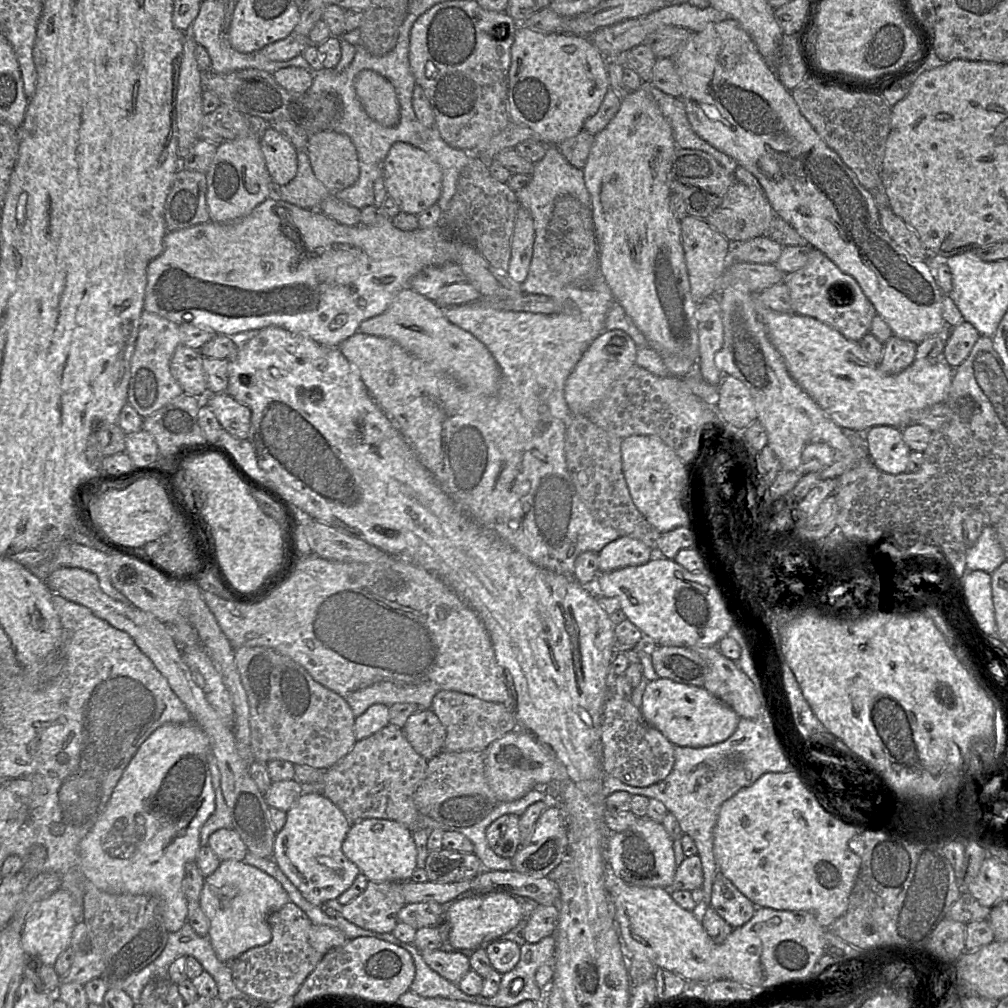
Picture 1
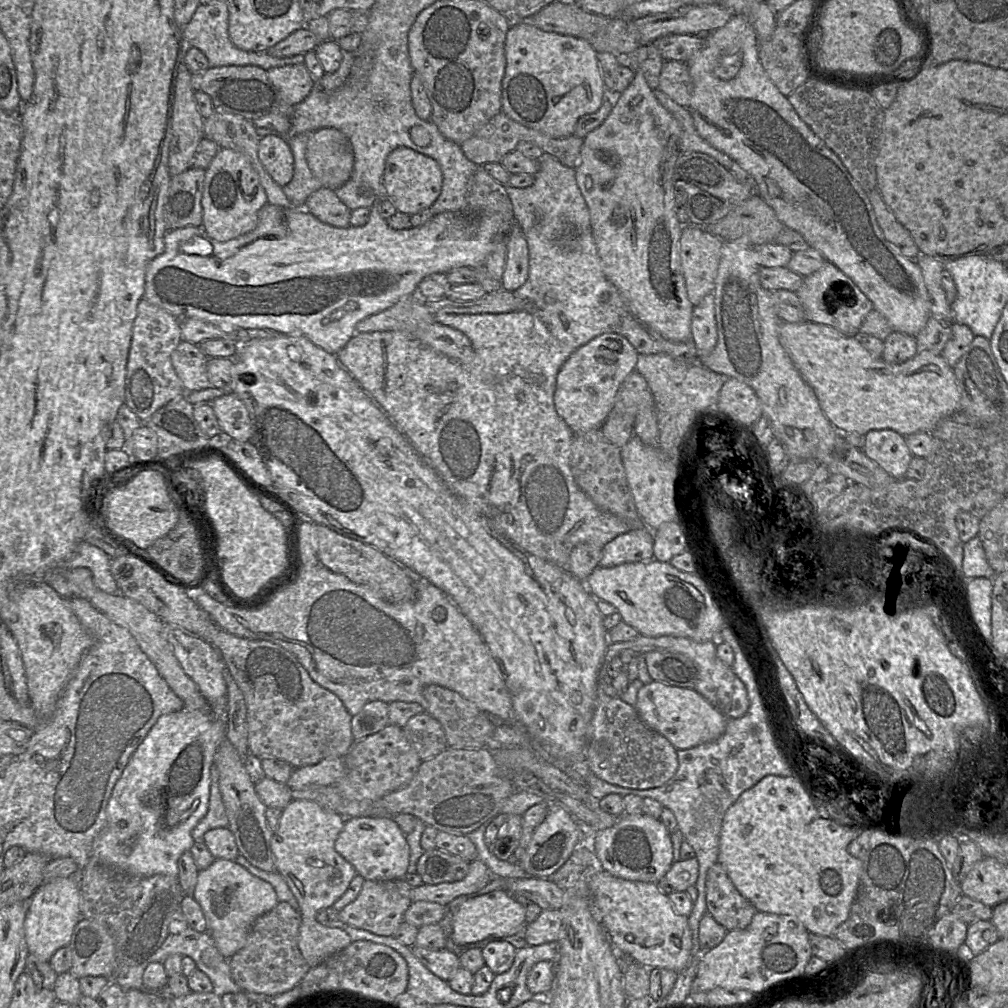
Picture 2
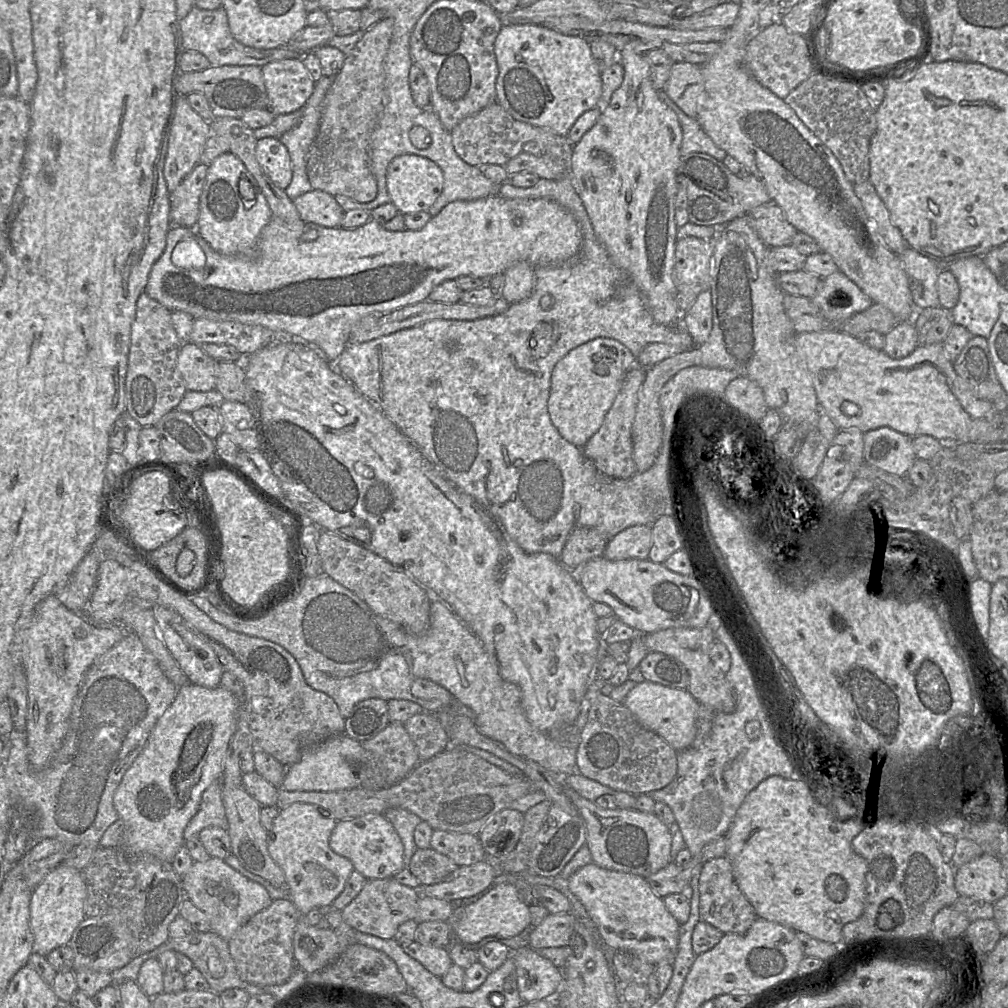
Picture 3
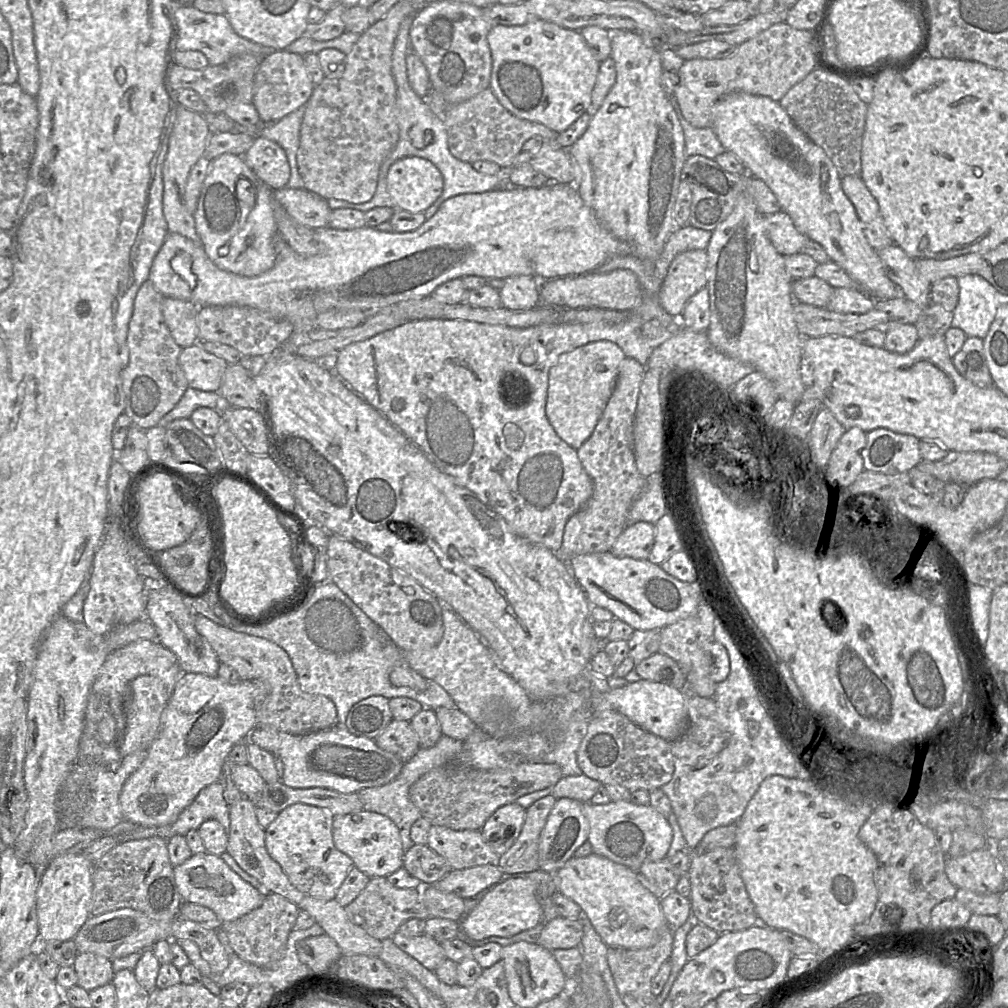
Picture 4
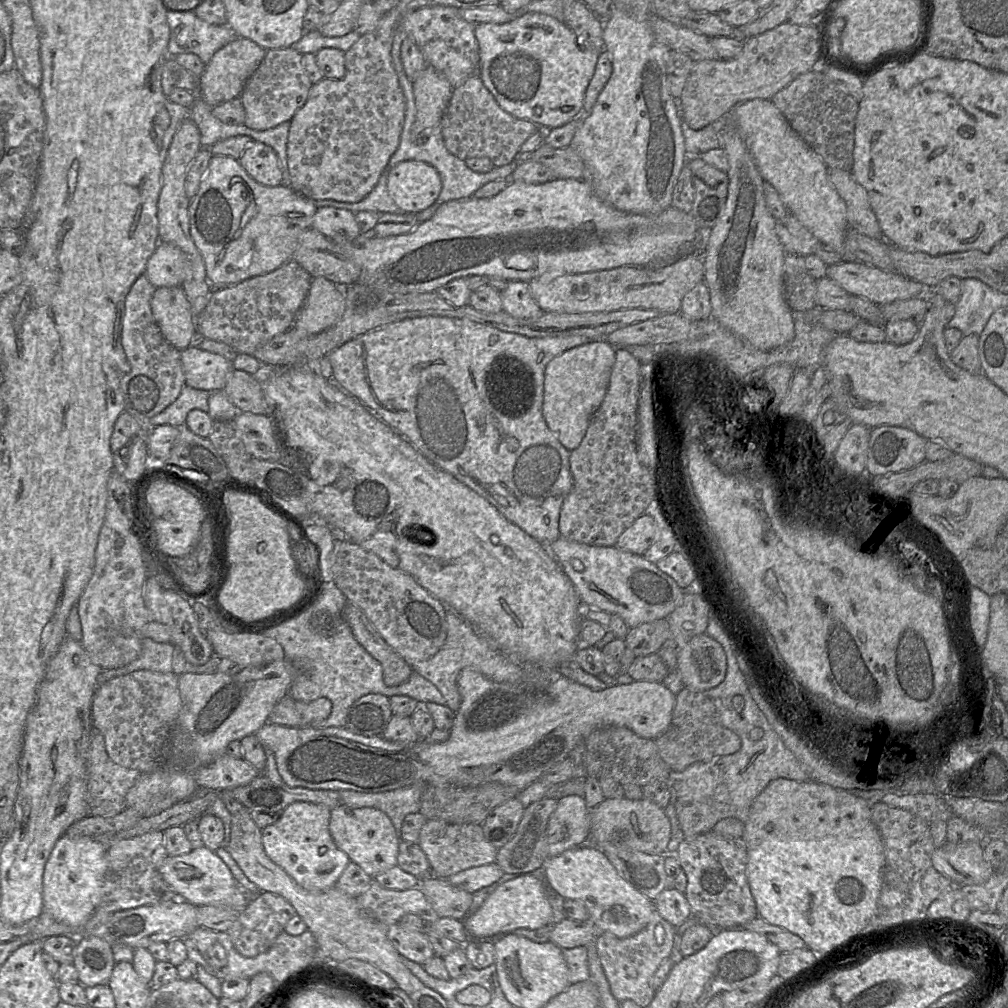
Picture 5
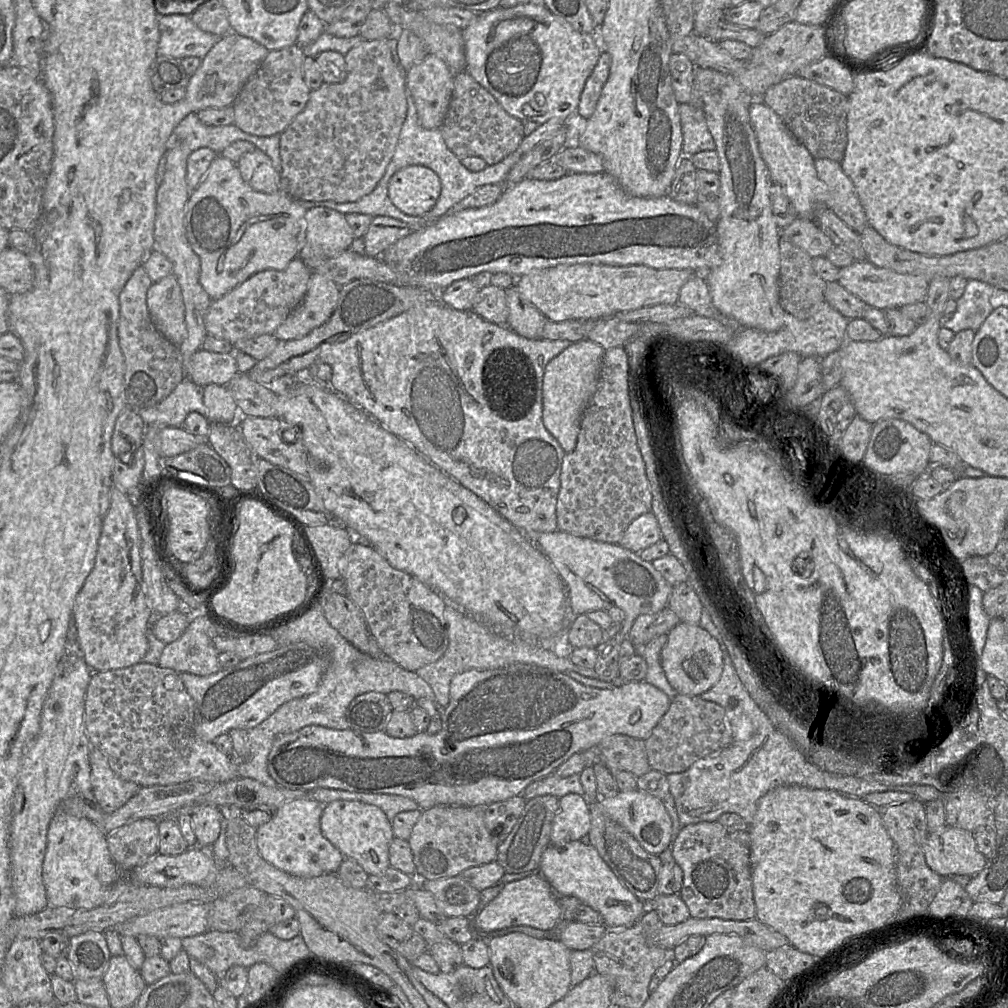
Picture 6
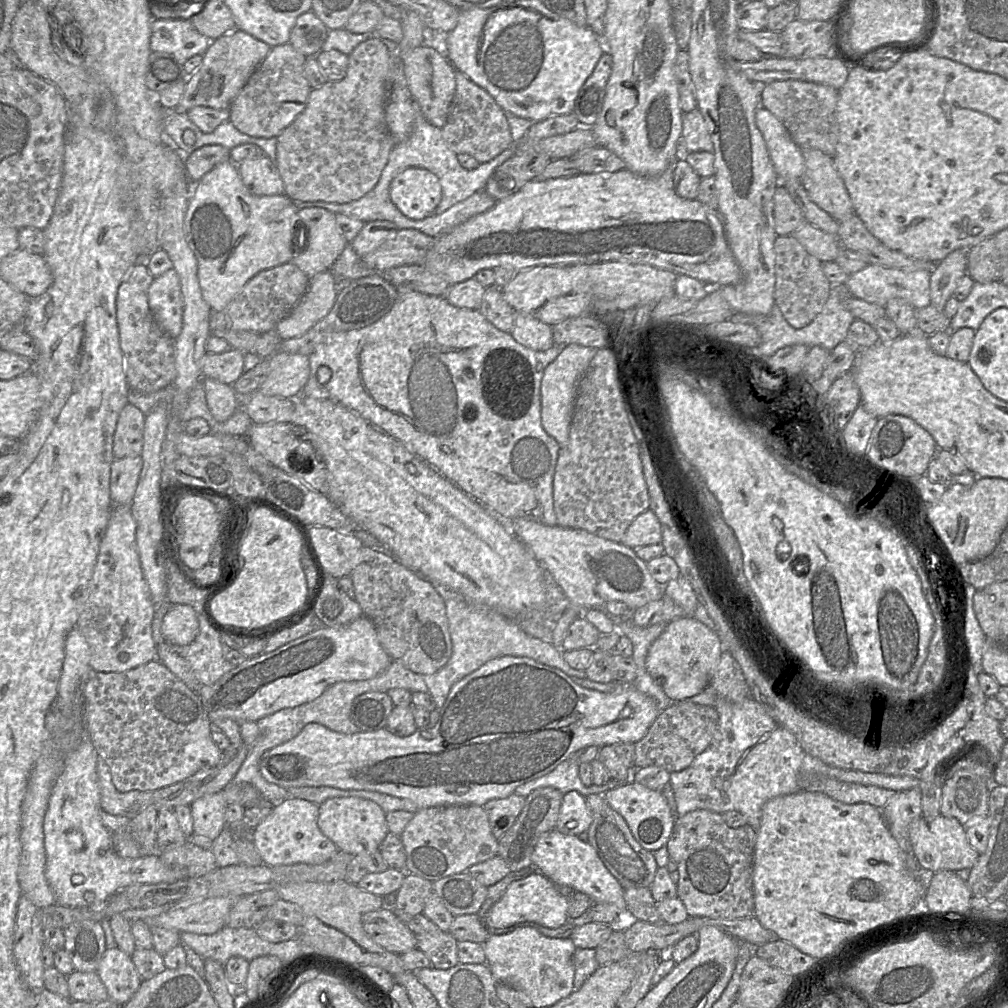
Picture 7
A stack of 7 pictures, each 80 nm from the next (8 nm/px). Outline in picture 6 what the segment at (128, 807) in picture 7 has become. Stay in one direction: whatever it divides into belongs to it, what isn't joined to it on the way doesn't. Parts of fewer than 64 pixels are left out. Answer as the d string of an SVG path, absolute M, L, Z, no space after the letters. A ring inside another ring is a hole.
M96 748L90 750L91 783L97 803L106 814L111 814L135 796L140 786L131 781L120 779L110 768L107 758Z

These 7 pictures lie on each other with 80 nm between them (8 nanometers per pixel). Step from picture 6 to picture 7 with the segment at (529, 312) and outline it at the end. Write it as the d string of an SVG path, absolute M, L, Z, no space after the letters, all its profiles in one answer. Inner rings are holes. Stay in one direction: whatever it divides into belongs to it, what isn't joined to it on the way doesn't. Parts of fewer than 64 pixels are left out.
M515 313L511 335L517 343L534 351L548 350L554 344L552 327L525 314Z

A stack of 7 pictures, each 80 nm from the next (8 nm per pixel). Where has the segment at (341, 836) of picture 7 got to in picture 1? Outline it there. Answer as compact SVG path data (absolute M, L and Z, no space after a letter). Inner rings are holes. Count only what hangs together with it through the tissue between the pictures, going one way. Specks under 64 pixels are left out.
M370 818L352 823L341 849L344 855L358 867L360 873L367 877L368 882L407 882L416 869L417 850L412 831L394 820Z

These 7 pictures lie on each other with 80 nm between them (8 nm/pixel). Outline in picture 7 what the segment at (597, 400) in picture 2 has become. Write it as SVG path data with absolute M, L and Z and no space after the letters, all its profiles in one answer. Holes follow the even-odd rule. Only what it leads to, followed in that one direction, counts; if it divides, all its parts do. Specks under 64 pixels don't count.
M569 344L544 371L540 387L541 424L545 432L553 437L560 446L565 445L569 439L577 384L588 369L597 350L591 347Z

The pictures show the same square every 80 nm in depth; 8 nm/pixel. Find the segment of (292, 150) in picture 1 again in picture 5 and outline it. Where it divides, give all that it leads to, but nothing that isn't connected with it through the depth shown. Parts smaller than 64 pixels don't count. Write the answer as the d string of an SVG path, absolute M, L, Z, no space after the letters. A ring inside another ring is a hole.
M252 141L238 160L248 175L258 183L269 187L283 184L278 156L270 146Z

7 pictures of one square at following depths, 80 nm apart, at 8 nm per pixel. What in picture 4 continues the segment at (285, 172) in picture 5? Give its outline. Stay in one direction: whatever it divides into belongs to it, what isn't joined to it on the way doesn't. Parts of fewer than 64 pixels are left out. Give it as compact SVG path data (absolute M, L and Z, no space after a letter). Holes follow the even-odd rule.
M300 107L281 120L263 124L255 131L257 137L263 137L279 144L286 152L290 165L290 179L286 187L302 189L304 182L297 165L297 151L300 143L300 128L304 107Z

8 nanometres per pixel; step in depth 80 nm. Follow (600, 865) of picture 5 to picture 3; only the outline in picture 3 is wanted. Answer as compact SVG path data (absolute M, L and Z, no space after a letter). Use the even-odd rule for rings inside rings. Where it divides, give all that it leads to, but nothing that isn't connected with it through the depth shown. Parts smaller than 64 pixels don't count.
M595 863L585 865L569 878L569 889L581 901L597 926L607 948L632 952L647 963L672 963L677 952L680 925L666 909L644 877L602 868Z

